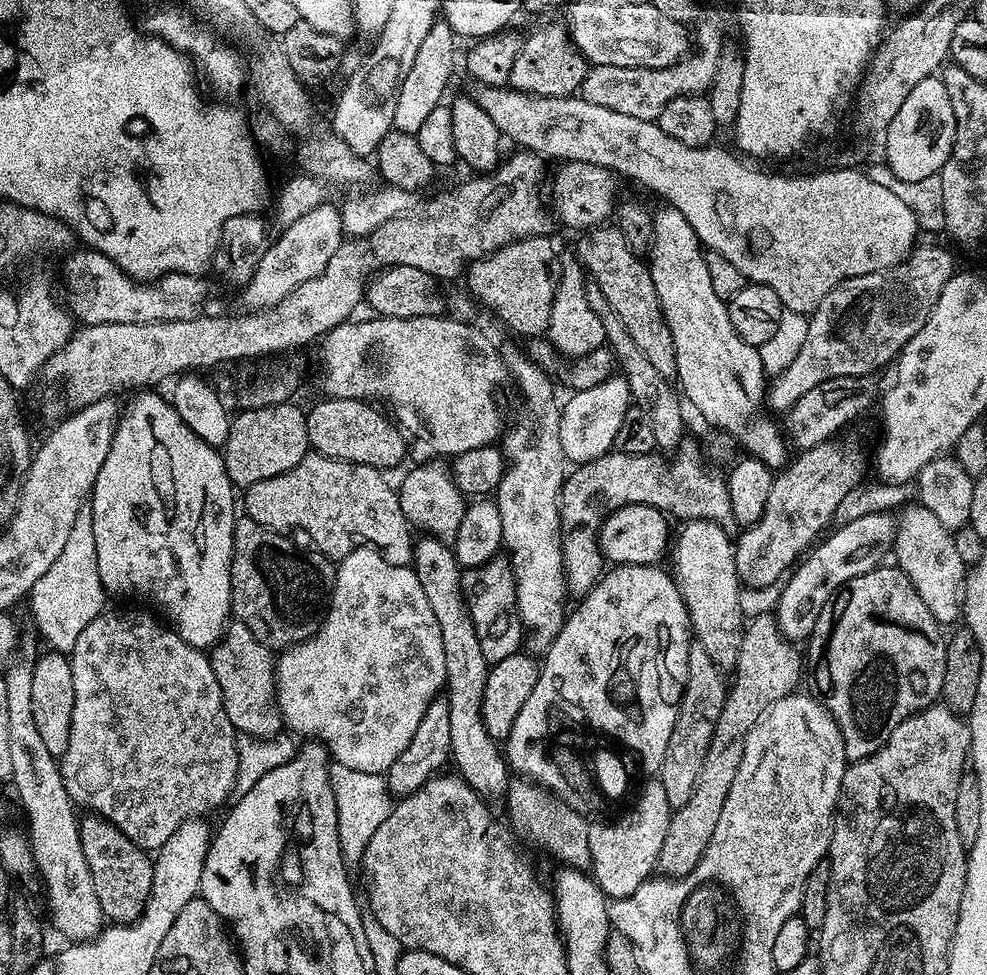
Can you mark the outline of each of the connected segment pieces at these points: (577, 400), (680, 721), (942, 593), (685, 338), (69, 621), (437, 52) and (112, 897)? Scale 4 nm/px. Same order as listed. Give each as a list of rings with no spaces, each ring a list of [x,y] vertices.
[[[614,374],[606,382],[598,382],[598,386],[590,386],[581,392],[573,391],[569,396],[572,397],[563,401],[560,409],[560,437],[565,461],[569,465],[579,466],[613,451],[614,434],[618,434],[622,418],[626,418],[632,395],[623,375]]]
[[[693,643],[688,659],[688,677],[678,706],[678,718],[674,722],[674,734],[670,734],[670,742],[663,745],[664,761],[661,762],[658,772],[662,787],[666,789],[668,805],[673,810],[686,806],[686,802],[690,802],[690,796],[694,794],[706,762],[706,754],[710,750],[710,742],[714,738],[718,714],[722,714],[722,706],[727,697],[725,673],[700,644]]]
[[[919,502],[901,507],[896,520],[896,543],[894,545],[895,563],[910,578],[918,598],[926,602],[926,610],[941,626],[955,625],[964,611],[964,581],[966,566],[954,546],[954,535],[930,510]]]
[[[671,206],[660,207],[664,208],[655,209],[652,217],[652,247],[646,253],[646,263],[653,276],[666,325],[673,334],[676,347],[676,373],[683,399],[689,405],[692,403],[696,407],[697,414],[706,423],[720,428],[716,430],[721,430],[729,437],[735,438],[738,444],[740,439],[741,446],[748,451],[745,453],[751,459],[761,460],[766,467],[773,470],[783,469],[789,459],[789,445],[786,443],[785,433],[779,423],[776,425],[774,421],[759,416],[759,404],[763,405],[766,400],[766,380],[764,384],[766,371],[760,357],[760,349],[755,344],[746,343],[738,334],[738,330],[734,330],[727,303],[721,296],[714,294],[714,286],[710,282],[710,270],[706,270],[705,249],[700,243],[698,234],[694,234],[694,226],[686,222],[686,218],[678,209]]]
[[[85,506],[78,510],[78,518],[74,518],[74,526],[66,538],[62,554],[58,554],[58,559],[52,563],[50,570],[46,570],[46,574],[42,574],[42,578],[38,578],[38,582],[34,582],[32,587],[32,620],[36,623],[35,631],[39,639],[43,643],[45,640],[51,651],[75,653],[78,634],[82,634],[82,630],[86,630],[86,626],[90,626],[90,622],[94,622],[94,618],[98,618],[105,611],[104,599],[106,593],[98,574],[98,546],[94,546],[94,518],[91,507]]]
[[[437,18],[433,22],[432,32],[422,42],[417,58],[402,82],[392,124],[395,131],[416,135],[422,121],[434,111],[434,106],[438,106],[445,99],[444,87],[451,82],[452,67],[456,64],[456,48],[452,45],[452,40],[454,41],[454,33],[451,23],[447,19]]]
[[[88,814],[79,821],[80,845],[94,878],[94,891],[98,893],[98,906],[102,906],[105,921],[112,924],[132,924],[144,912],[148,894],[154,882],[153,857],[140,848],[122,830],[118,830],[101,816]]]

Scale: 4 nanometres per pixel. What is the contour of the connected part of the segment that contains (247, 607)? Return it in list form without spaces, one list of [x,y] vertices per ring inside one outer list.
[[[241,515],[234,526],[232,543],[232,610],[235,619],[241,620],[250,630],[250,634],[258,638],[258,642],[273,650],[283,650],[294,644],[301,644],[320,629],[336,585],[333,561],[315,550],[309,550],[303,556],[284,536],[287,535],[263,528],[249,516]]]

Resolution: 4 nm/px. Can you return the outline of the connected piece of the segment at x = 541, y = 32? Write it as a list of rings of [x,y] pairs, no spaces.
[[[563,23],[548,24],[523,37],[523,44],[510,70],[508,84],[531,96],[570,96],[579,93],[590,65],[573,44]]]

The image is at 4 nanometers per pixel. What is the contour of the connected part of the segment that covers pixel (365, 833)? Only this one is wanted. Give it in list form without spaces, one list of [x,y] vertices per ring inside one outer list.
[[[336,761],[329,765],[328,773],[338,814],[340,849],[349,865],[359,865],[363,861],[370,838],[374,838],[374,830],[378,830],[378,826],[386,822],[394,807],[387,779],[381,773],[353,770],[350,766],[344,766]]]

